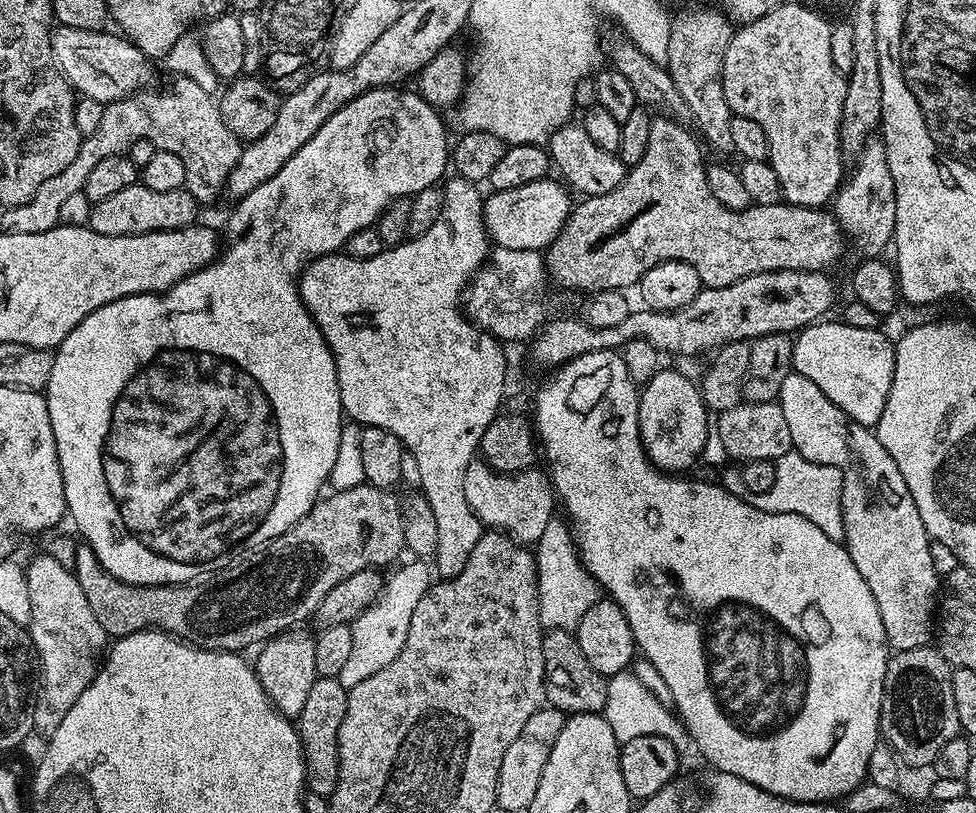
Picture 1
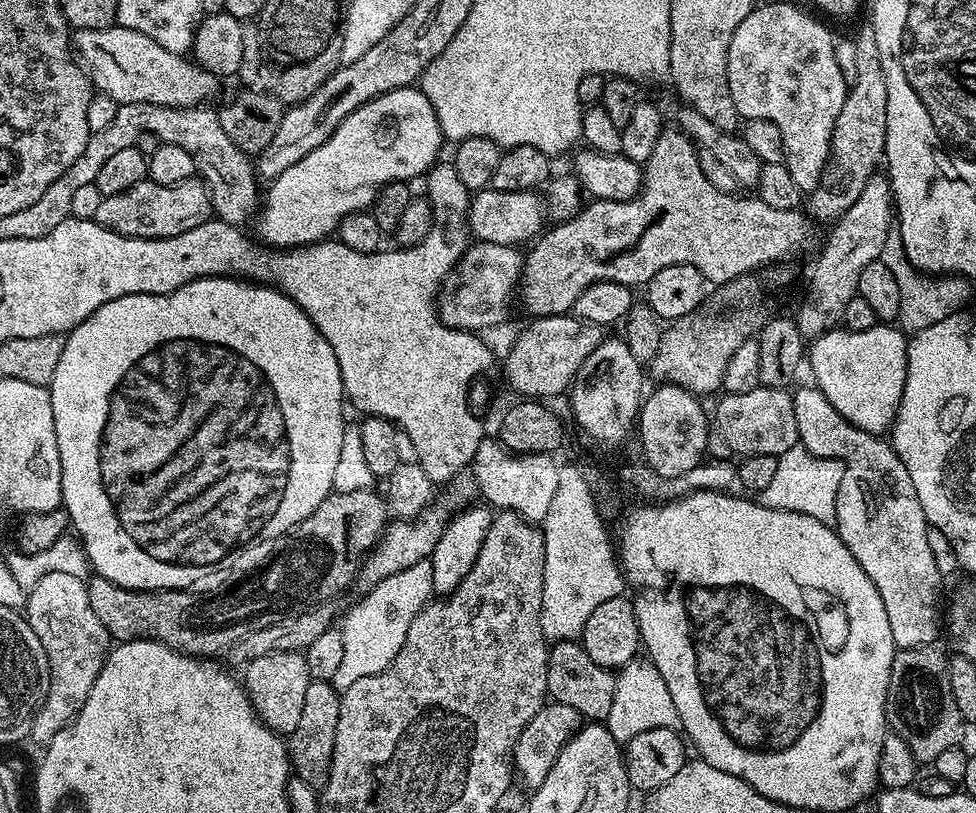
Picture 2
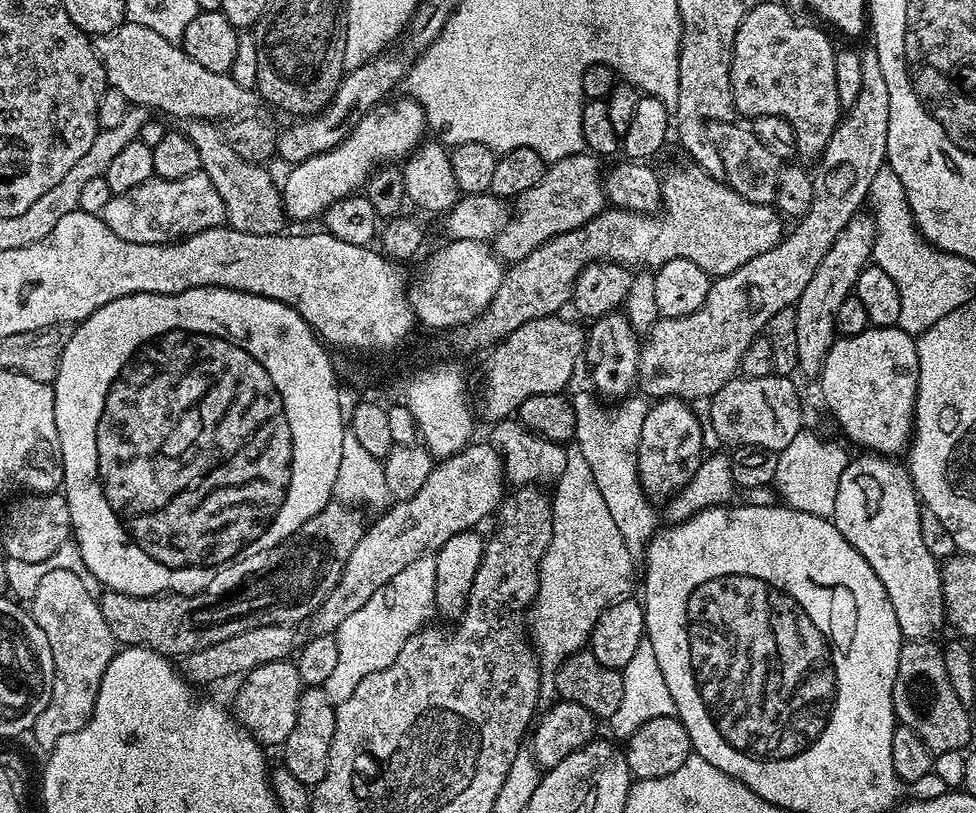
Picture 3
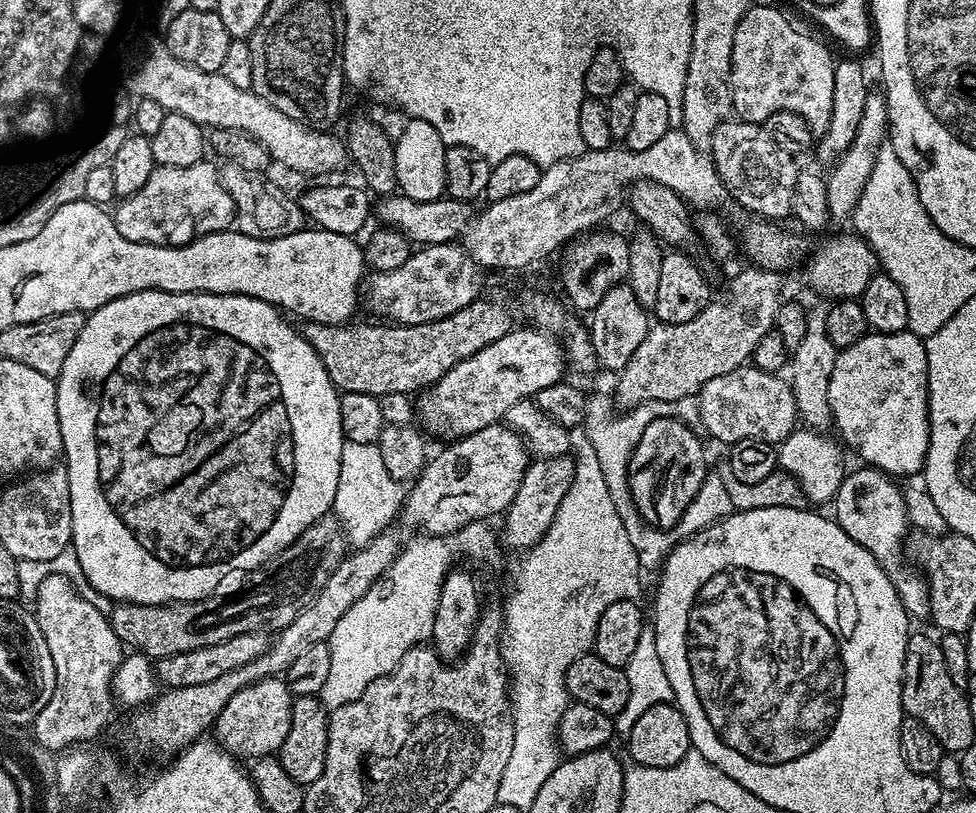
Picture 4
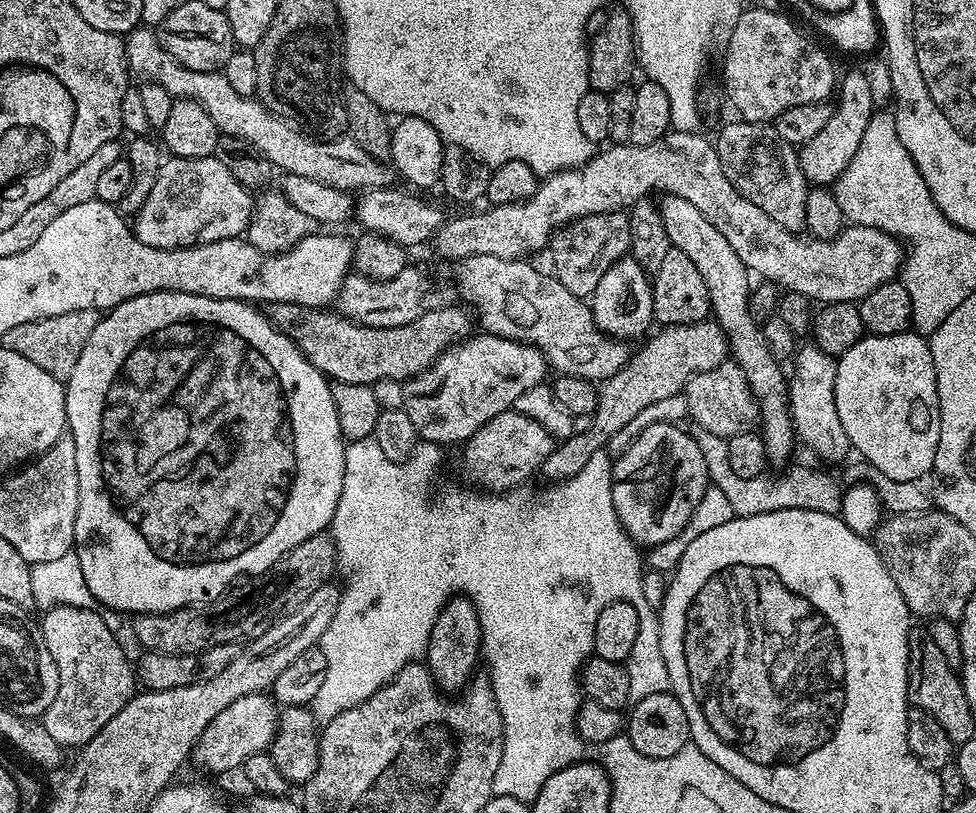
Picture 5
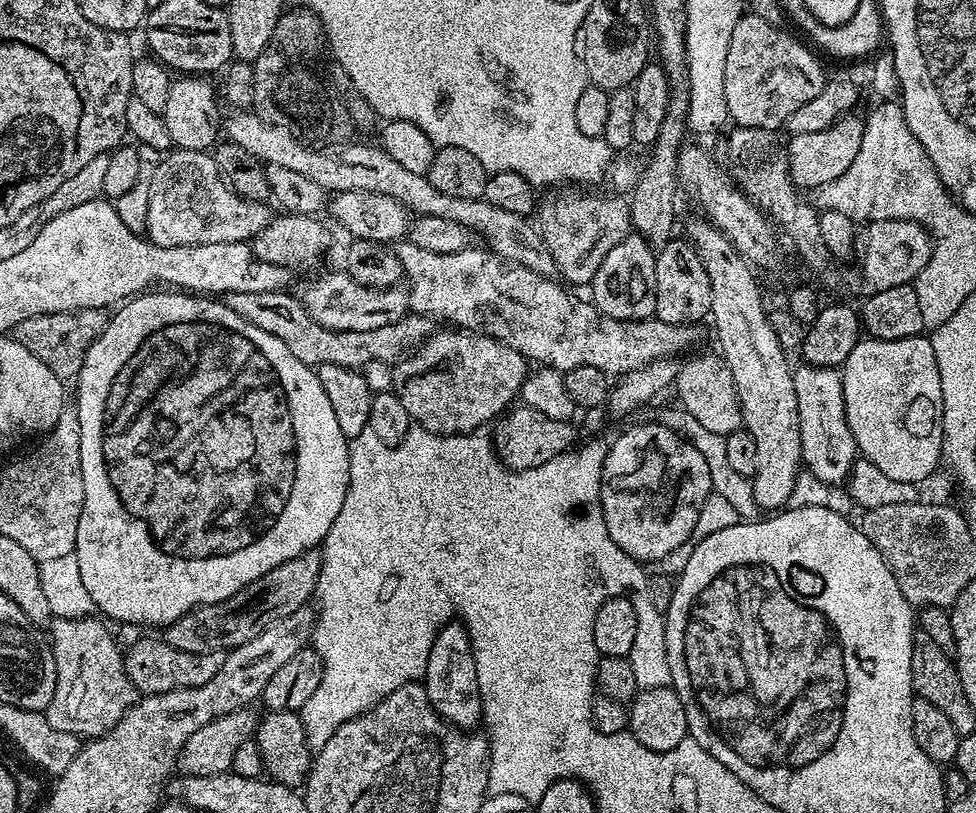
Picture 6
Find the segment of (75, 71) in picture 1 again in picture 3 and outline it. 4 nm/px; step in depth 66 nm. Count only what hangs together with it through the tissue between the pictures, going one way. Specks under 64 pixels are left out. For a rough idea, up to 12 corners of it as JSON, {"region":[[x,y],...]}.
{"region":[[125,22],[95,37],[129,105],[227,122],[253,93]]}

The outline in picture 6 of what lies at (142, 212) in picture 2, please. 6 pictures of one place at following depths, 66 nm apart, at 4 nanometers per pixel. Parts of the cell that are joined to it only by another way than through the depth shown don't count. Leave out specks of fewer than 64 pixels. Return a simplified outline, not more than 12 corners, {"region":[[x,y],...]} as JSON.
{"region":[[176,148],[150,186],[158,246],[251,242],[274,218],[207,151]]}

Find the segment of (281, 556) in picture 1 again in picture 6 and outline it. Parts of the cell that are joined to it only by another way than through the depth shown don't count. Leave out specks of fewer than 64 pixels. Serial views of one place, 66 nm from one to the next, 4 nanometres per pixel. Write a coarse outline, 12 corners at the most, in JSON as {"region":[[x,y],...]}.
{"region":[[316,550],[163,629],[174,650],[219,652],[258,638],[315,597]]}

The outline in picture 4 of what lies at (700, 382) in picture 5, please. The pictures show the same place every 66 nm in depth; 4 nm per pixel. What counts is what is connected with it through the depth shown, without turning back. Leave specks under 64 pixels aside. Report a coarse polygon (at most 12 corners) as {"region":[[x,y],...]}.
{"region":[[755,366],[710,378],[703,430],[778,446],[798,427],[792,385]]}

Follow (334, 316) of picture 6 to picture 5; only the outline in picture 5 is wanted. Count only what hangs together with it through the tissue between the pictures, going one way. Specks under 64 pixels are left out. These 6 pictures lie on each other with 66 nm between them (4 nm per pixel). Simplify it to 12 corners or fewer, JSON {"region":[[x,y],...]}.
{"region":[[420,268],[389,280],[349,275],[334,304],[371,328],[414,322],[445,303]]}

